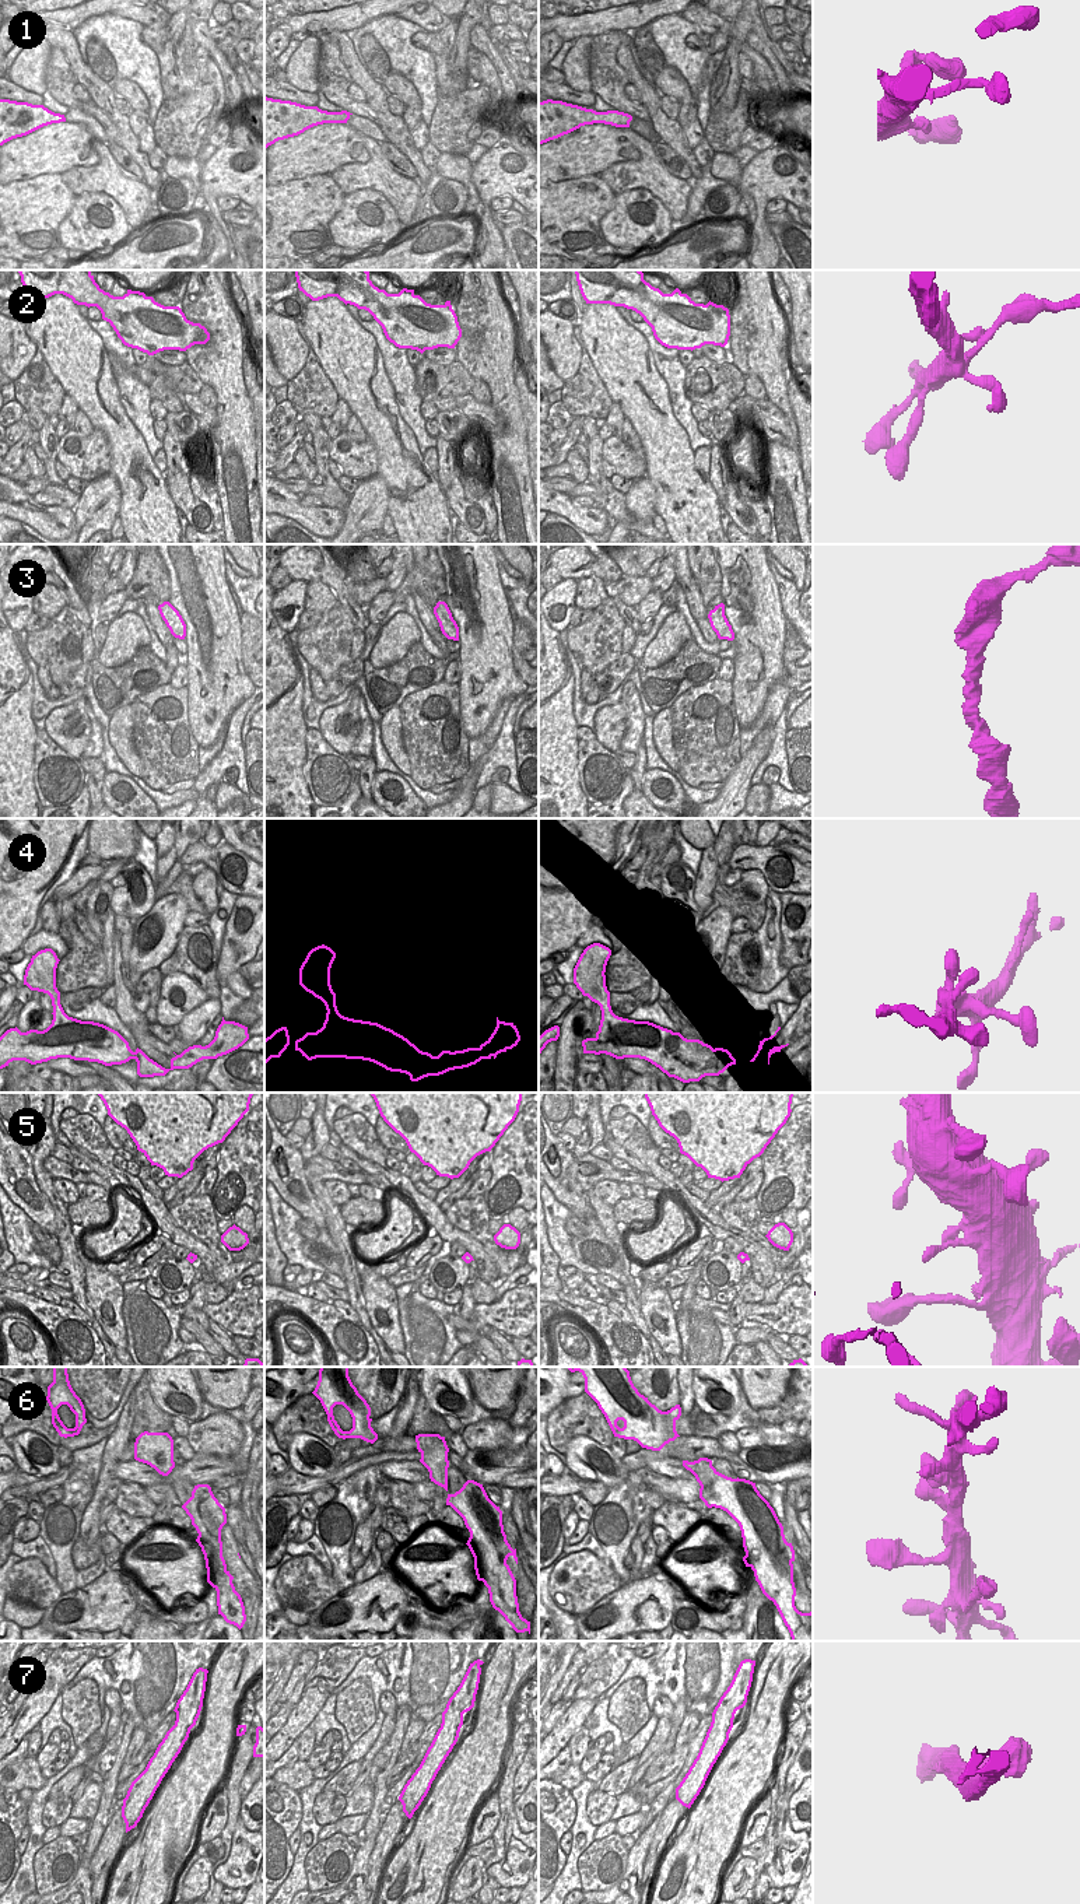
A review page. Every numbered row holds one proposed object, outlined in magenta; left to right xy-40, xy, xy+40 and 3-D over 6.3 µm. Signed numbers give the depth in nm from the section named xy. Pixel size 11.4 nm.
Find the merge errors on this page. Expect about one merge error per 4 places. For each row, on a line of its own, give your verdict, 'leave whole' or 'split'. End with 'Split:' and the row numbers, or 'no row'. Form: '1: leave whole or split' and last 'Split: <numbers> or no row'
1: leave whole
2: split
3: leave whole
4: leave whole
5: leave whole
6: leave whole
7: leave whole
Split: 2

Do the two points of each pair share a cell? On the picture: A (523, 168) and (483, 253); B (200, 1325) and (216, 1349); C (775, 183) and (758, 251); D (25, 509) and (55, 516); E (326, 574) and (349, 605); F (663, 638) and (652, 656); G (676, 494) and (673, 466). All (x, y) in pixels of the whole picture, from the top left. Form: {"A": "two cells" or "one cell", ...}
{"A": "one cell", "B": "one cell", "C": "one cell", "D": "one cell", "E": "one cell", "F": "one cell", "G": "one cell"}

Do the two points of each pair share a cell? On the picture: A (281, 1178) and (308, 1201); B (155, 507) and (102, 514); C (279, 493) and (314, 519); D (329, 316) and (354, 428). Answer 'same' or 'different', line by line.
A: same
B: different
C: same
D: different

